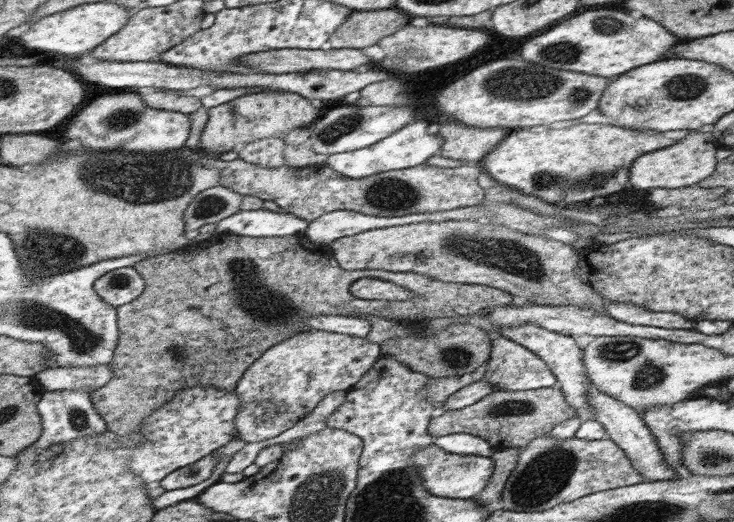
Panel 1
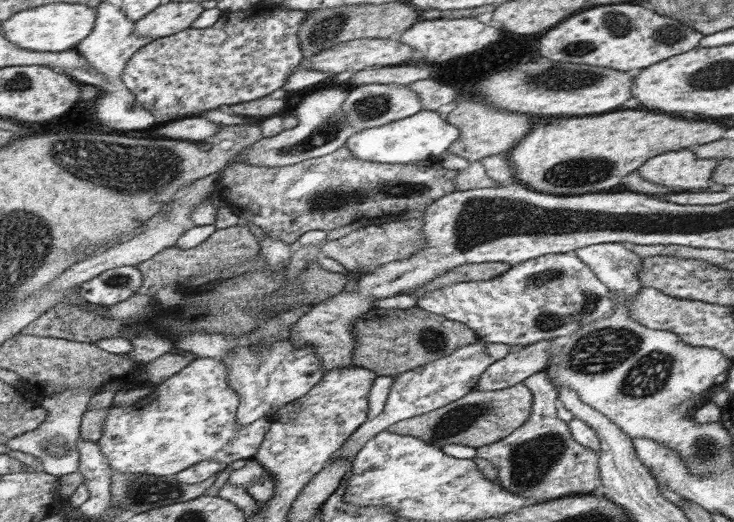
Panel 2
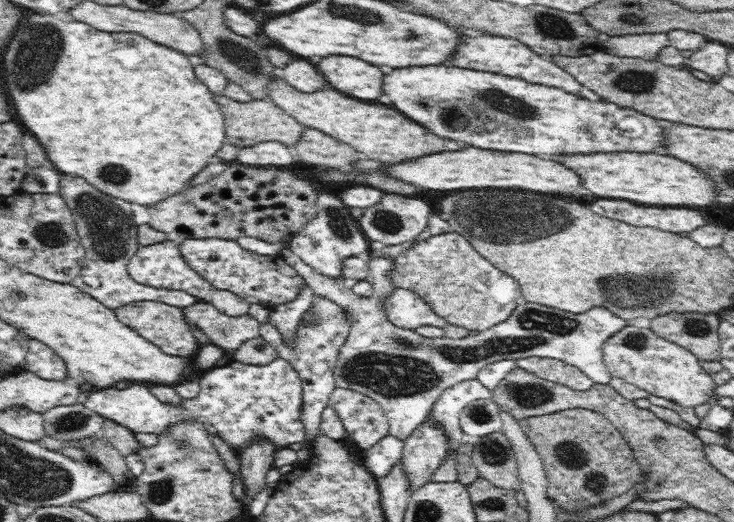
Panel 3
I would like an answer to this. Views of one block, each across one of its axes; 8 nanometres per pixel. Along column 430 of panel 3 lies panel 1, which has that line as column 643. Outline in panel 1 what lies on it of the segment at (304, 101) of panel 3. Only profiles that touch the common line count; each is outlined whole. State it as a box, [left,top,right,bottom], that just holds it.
[479,121,686,208]

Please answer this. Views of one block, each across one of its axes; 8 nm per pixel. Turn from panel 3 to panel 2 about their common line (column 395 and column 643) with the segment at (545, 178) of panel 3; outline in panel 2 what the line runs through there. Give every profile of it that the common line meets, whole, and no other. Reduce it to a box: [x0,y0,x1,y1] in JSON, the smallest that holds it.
[640,150,714,191]

